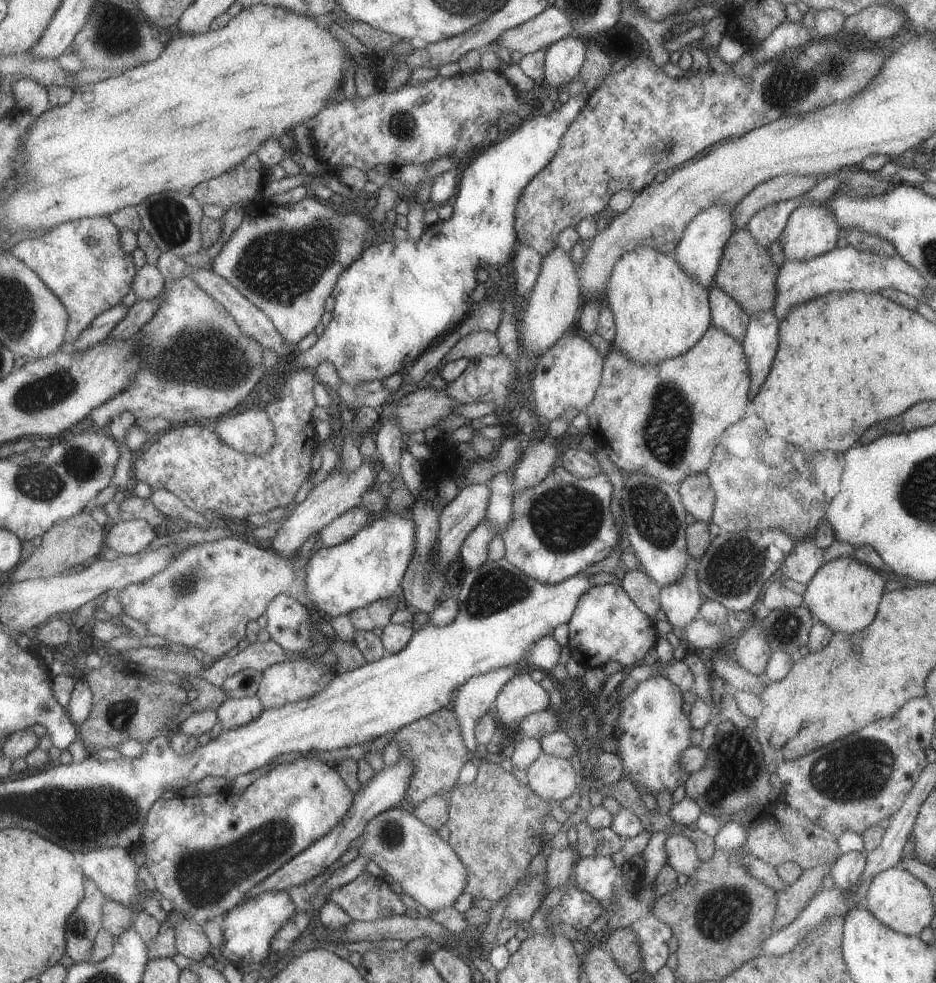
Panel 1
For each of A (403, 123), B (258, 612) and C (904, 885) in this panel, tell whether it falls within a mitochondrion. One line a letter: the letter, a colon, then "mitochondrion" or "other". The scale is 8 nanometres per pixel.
A: mitochondrion
B: other
C: other

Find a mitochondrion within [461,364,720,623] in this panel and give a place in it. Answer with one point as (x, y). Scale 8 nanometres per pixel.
(565, 518)

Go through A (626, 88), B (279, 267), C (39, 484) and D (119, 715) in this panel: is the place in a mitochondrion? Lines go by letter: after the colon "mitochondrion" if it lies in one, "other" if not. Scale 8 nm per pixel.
A: other
B: mitochondrion
C: mitochondrion
D: mitochondrion

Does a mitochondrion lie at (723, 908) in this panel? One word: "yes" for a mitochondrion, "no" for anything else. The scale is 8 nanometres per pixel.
yes

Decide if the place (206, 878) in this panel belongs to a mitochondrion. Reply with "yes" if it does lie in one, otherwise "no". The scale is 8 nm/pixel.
yes

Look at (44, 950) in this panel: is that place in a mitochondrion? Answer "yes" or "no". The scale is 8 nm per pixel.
no

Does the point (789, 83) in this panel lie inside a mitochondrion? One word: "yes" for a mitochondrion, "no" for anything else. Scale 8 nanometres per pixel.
yes

